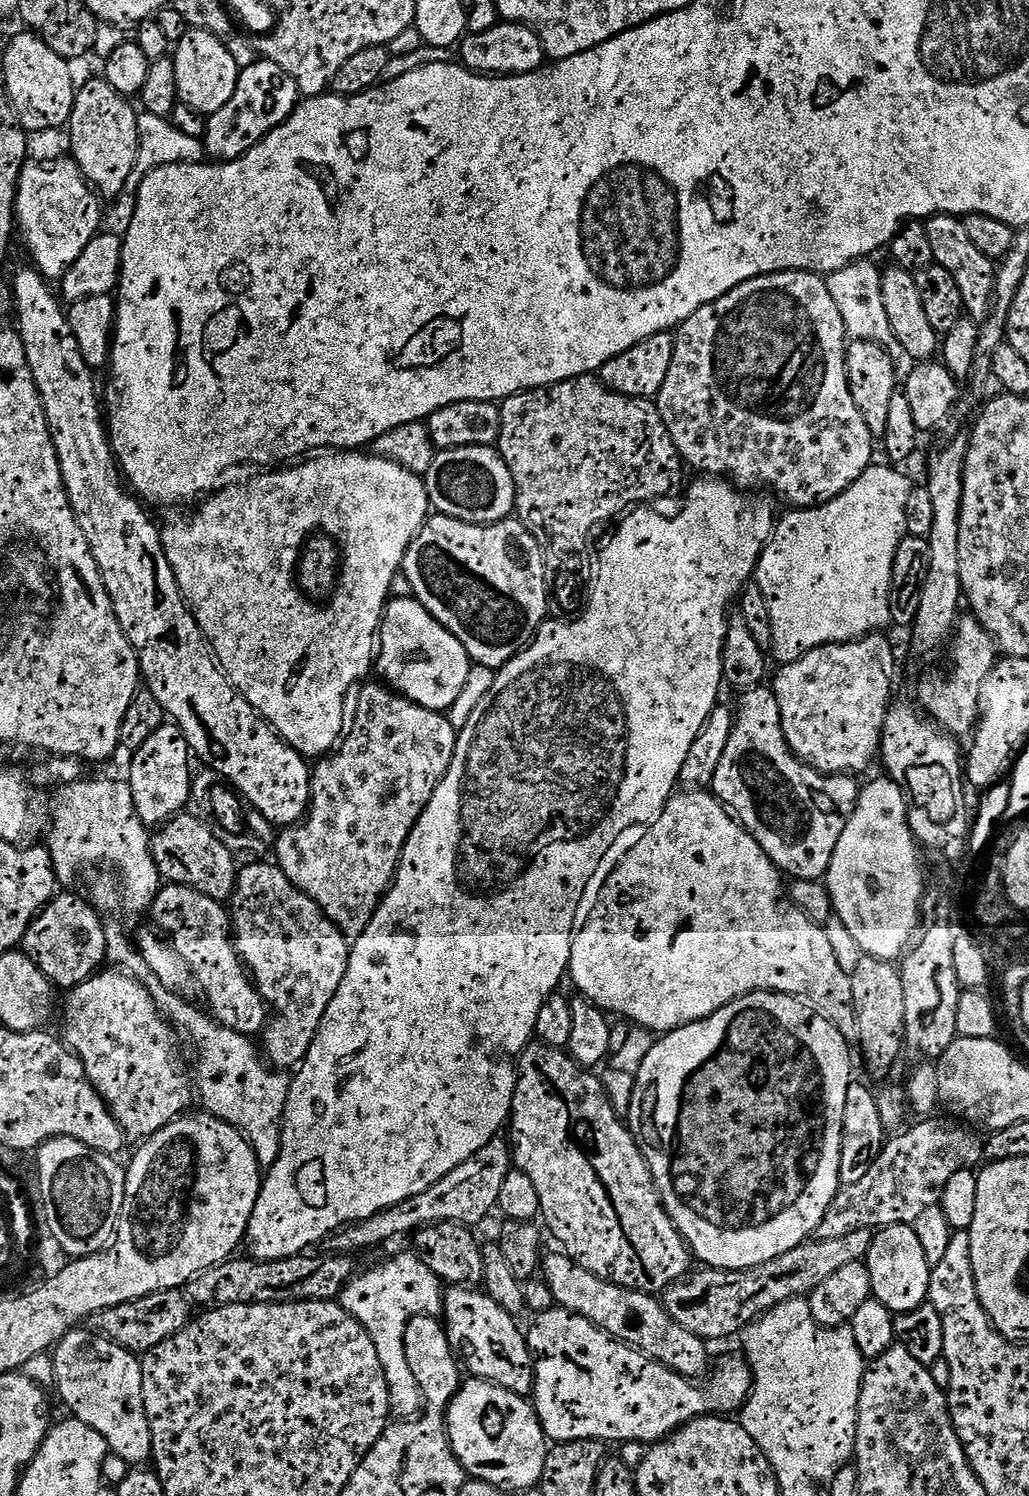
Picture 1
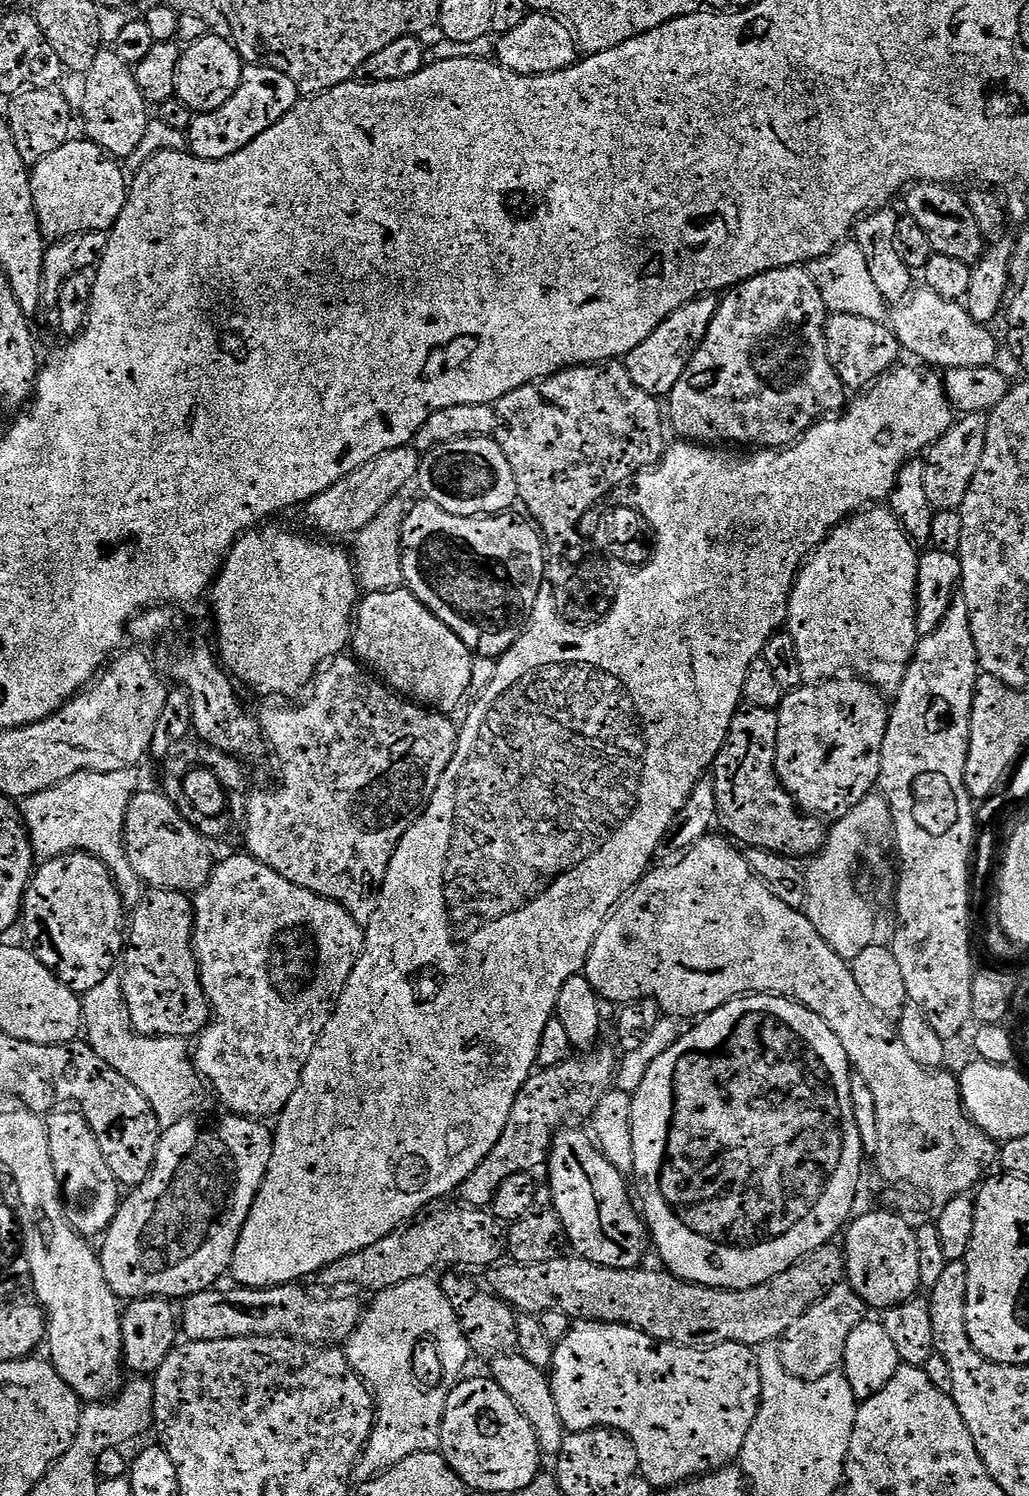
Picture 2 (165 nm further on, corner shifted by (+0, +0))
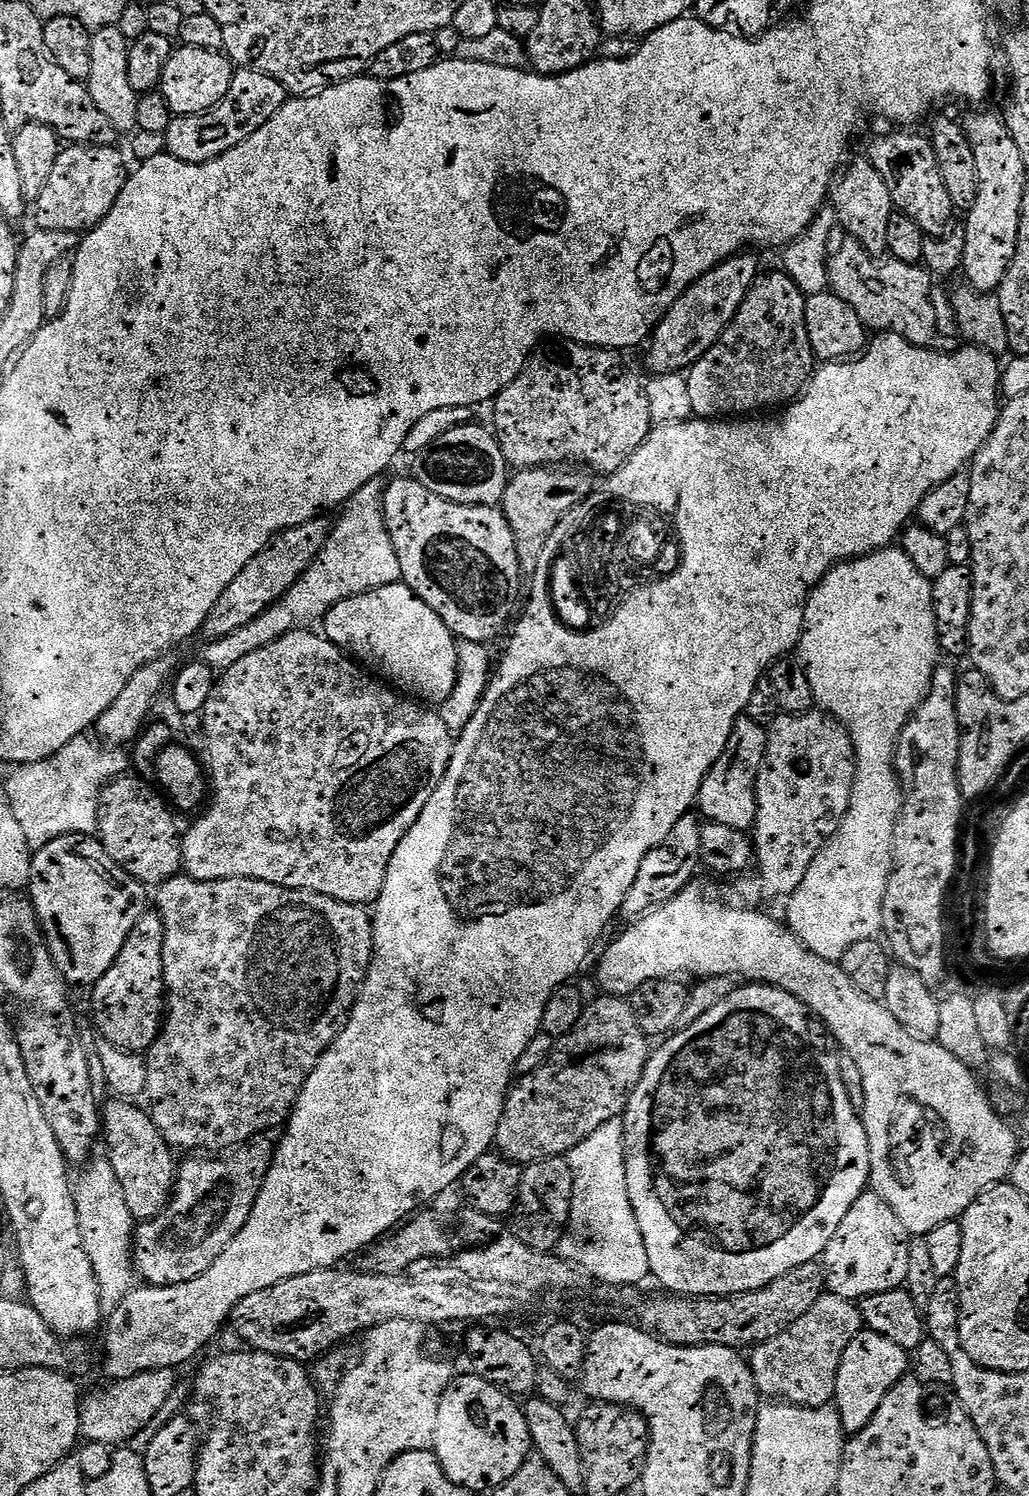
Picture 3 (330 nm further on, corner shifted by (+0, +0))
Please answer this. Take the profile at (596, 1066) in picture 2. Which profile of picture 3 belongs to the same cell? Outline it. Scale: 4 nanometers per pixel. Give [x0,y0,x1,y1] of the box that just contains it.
[495,994,650,1165]

